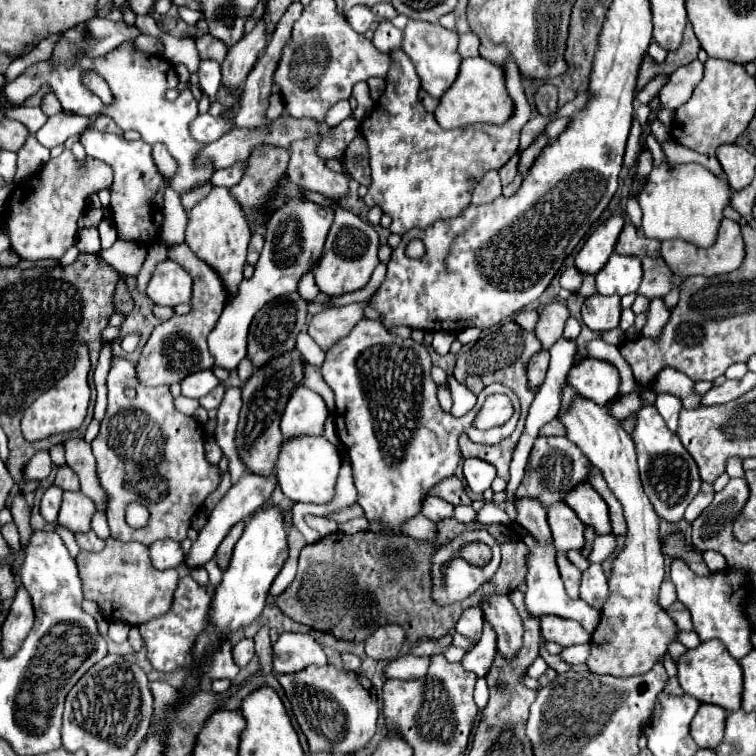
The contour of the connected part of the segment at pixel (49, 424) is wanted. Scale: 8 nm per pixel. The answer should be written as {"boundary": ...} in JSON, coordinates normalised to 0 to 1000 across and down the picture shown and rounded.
{"boundary":[[[107,456],[99,464],[99,483],[91,493],[86,493],[78,504],[73,504],[67,512],[62,512],[52,528],[46,528],[30,546],[30,575],[36,583],[54,583],[65,575],[75,575],[83,570],[104,567],[104,562],[112,554],[115,538],[118,538],[118,509],[115,509],[115,493],[118,493],[118,462],[115,456]]]}

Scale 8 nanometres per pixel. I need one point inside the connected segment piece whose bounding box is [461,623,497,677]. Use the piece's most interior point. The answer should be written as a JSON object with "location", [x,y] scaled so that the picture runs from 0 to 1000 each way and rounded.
{"location":[632,873]}

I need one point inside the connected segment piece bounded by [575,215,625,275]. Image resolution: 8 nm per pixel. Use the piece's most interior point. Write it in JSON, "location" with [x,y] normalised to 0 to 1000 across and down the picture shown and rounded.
{"location":[787,335]}

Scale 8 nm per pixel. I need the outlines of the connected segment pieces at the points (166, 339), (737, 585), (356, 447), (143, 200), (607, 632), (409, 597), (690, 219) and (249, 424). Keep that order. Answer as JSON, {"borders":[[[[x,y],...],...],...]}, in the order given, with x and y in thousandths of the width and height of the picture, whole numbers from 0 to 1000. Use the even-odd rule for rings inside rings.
{"borders":[[[[242,321],[221,327],[221,340],[239,348],[247,361],[253,361],[255,370],[255,385],[253,393],[253,411],[239,419],[226,419],[224,425],[210,427],[197,451],[192,454],[187,464],[187,475],[181,480],[184,491],[184,504],[189,509],[226,509],[226,507],[239,507],[253,491],[266,491],[266,488],[279,488],[282,485],[282,472],[274,462],[274,443],[284,433],[284,425],[290,422],[298,401],[300,401],[300,382],[295,382],[295,372],[290,372],[290,361],[279,356],[271,345],[263,345],[258,335]]],[[[890,739],[888,769],[896,776],[896,795],[909,800],[914,816],[919,816],[917,827],[927,848],[951,845],[972,872],[980,872],[988,861],[993,861],[996,853],[991,843],[996,837],[996,824],[985,813],[985,795],[993,784],[993,774],[988,771],[988,761],[980,753],[959,753],[954,758],[940,758],[938,763],[925,763],[909,750],[909,745]]],[[[478,422],[462,443],[448,448],[438,464],[433,464],[430,480],[425,485],[425,496],[430,507],[440,515],[446,538],[443,538],[443,562],[451,586],[459,594],[459,602],[464,607],[467,618],[467,634],[475,652],[475,668],[483,676],[483,684],[504,689],[512,700],[509,705],[530,705],[530,692],[552,679],[557,679],[560,657],[565,655],[567,644],[586,636],[589,631],[597,631],[604,620],[604,612],[610,607],[604,578],[607,573],[616,573],[628,586],[644,586],[655,589],[671,581],[671,575],[679,573],[684,554],[687,554],[687,528],[676,515],[671,515],[663,507],[652,507],[636,517],[631,525],[631,536],[623,541],[620,549],[604,554],[597,546],[586,546],[578,530],[578,509],[570,501],[570,472],[562,456],[549,454],[546,448],[530,448],[525,443],[512,440],[512,435],[504,430],[504,425],[493,422]],[[652,520],[665,520],[679,533],[679,552],[660,565],[649,565],[644,570],[634,570],[626,565],[626,554],[639,538],[642,528]]],[[[112,171],[104,181],[107,192],[112,194],[115,205],[123,210],[134,210],[142,218],[147,218],[152,229],[152,239],[147,247],[147,276],[152,287],[152,300],[157,311],[168,319],[179,321],[194,321],[200,316],[200,292],[205,295],[208,306],[213,303],[216,282],[213,282],[213,261],[218,253],[218,237],[208,226],[202,208],[200,208],[200,192],[189,187],[168,187],[157,179],[134,176],[128,171]]],[[[761,522],[761,530],[755,530],[750,544],[737,549],[737,554],[745,560],[750,581],[758,583],[787,618],[795,620],[806,647],[824,668],[832,694],[827,726],[811,742],[811,761],[806,763],[806,792],[800,795],[795,824],[782,840],[784,851],[776,882],[792,893],[851,893],[866,880],[866,874],[880,872],[885,851],[896,848],[898,832],[890,819],[869,800],[869,784],[877,769],[872,684],[866,673],[861,673],[861,663],[851,652],[840,589],[832,573],[824,567],[821,557],[806,549],[800,536],[787,536],[769,522]]],[[[636,694],[636,700],[647,702],[655,716],[663,724],[663,747],[657,753],[657,758],[652,761],[649,769],[644,769],[642,774],[636,774],[623,790],[618,790],[615,795],[607,798],[597,798],[591,803],[581,800],[573,795],[570,790],[570,734],[552,734],[549,731],[549,742],[541,747],[541,753],[517,753],[512,747],[512,742],[507,739],[507,729],[509,724],[515,724],[515,718],[525,721],[525,718],[544,718],[549,713],[538,710],[538,708],[504,708],[504,705],[493,705],[493,702],[475,702],[470,708],[459,708],[459,705],[438,705],[438,710],[427,710],[419,718],[403,721],[398,734],[396,734],[396,753],[393,753],[393,763],[390,769],[369,787],[364,790],[366,803],[382,813],[385,819],[419,832],[419,835],[433,835],[440,837],[448,845],[456,848],[483,848],[493,832],[499,827],[509,827],[509,824],[525,824],[530,829],[536,829],[538,835],[538,845],[541,851],[552,851],[557,845],[562,845],[567,840],[567,845],[581,845],[591,837],[591,832],[597,832],[604,819],[610,816],[610,811],[623,803],[623,800],[634,800],[636,790],[644,787],[655,787],[655,784],[676,784],[681,782],[689,771],[694,771],[694,761],[697,761],[697,724],[689,716],[689,710],[681,705],[681,700],[668,697],[668,694]]],[[[856,179],[856,197],[864,202],[864,226],[856,234],[851,253],[845,255],[845,271],[851,279],[848,306],[858,316],[903,316],[922,327],[938,327],[946,321],[951,298],[956,292],[956,276],[964,271],[967,247],[959,237],[946,234],[925,216],[909,216],[885,221],[874,192],[864,179]]],[[[388,462],[356,478],[348,488],[337,488],[332,501],[321,509],[324,512],[321,541],[313,562],[311,589],[316,594],[319,610],[327,615],[332,626],[358,628],[358,623],[364,623],[364,607],[374,586],[369,557],[374,552],[374,541],[385,517],[398,507],[398,501],[401,501],[401,472],[393,462]]]]}

